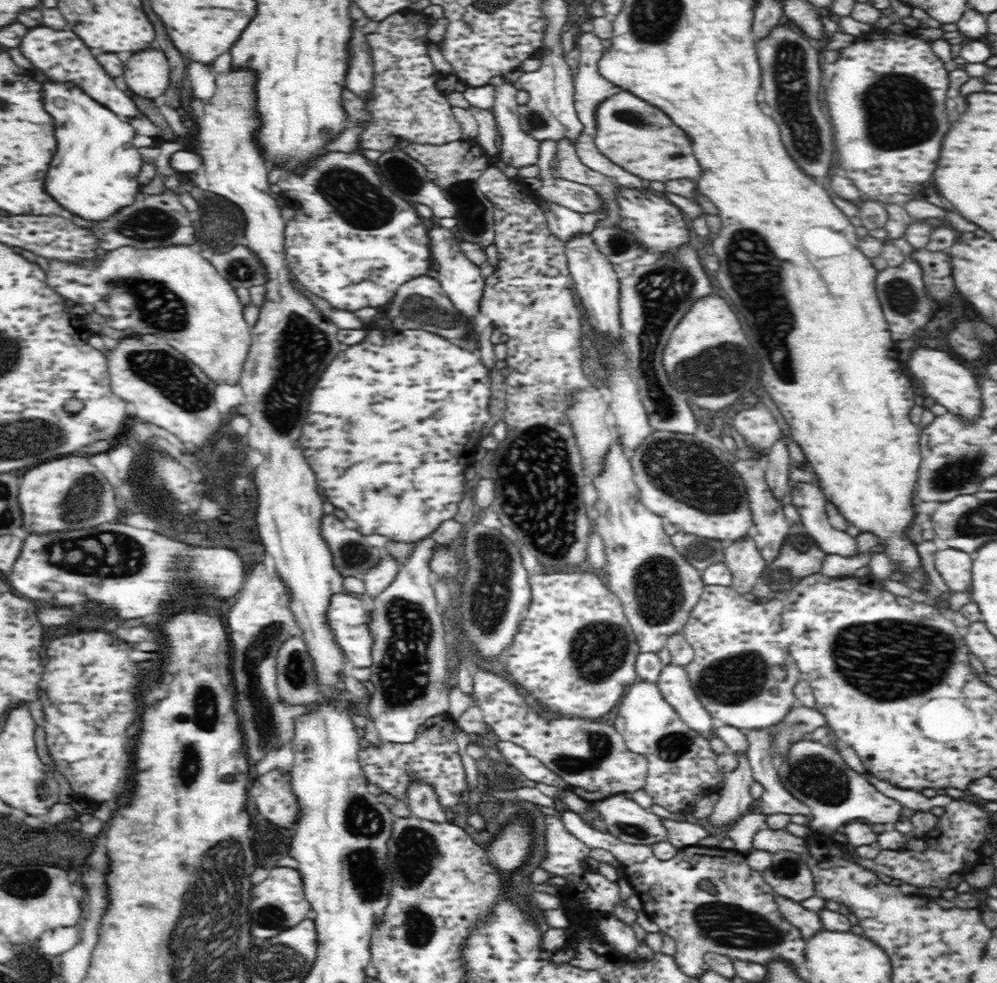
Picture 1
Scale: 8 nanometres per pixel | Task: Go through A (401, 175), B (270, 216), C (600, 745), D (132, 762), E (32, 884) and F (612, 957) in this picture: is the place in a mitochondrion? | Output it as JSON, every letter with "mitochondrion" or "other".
{"A":"mitochondrion","B":"other","C":"mitochondrion","D":"other","E":"mitochondrion","F":"other"}

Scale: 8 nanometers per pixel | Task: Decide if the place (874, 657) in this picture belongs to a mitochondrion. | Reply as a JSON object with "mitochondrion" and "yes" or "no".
{"mitochondrion":"yes"}

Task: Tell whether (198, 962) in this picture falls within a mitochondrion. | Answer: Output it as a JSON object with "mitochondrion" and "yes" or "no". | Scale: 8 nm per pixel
{"mitochondrion":"yes"}

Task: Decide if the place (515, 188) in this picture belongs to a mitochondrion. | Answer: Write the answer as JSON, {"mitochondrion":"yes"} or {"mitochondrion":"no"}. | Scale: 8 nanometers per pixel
{"mitochondrion":"no"}

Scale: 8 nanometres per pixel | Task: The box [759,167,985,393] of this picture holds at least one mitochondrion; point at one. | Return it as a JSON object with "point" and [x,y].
{"point":[901,297]}

